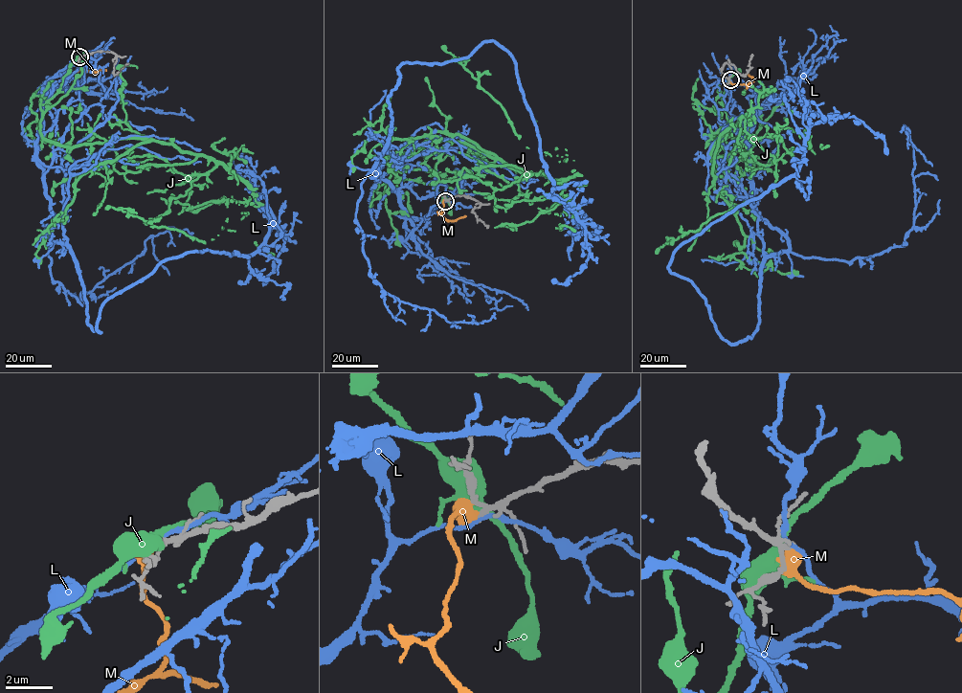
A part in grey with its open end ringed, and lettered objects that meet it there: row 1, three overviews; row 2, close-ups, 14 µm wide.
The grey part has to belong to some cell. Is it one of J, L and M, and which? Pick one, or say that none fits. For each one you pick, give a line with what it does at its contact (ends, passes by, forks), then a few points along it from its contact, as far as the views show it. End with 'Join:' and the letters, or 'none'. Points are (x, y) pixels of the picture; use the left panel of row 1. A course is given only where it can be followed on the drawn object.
Join: none

